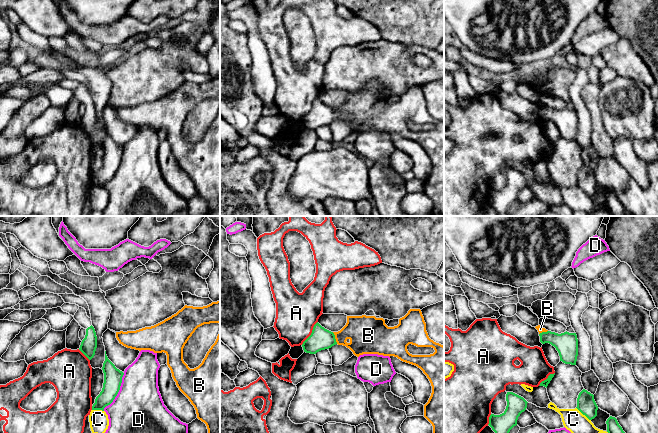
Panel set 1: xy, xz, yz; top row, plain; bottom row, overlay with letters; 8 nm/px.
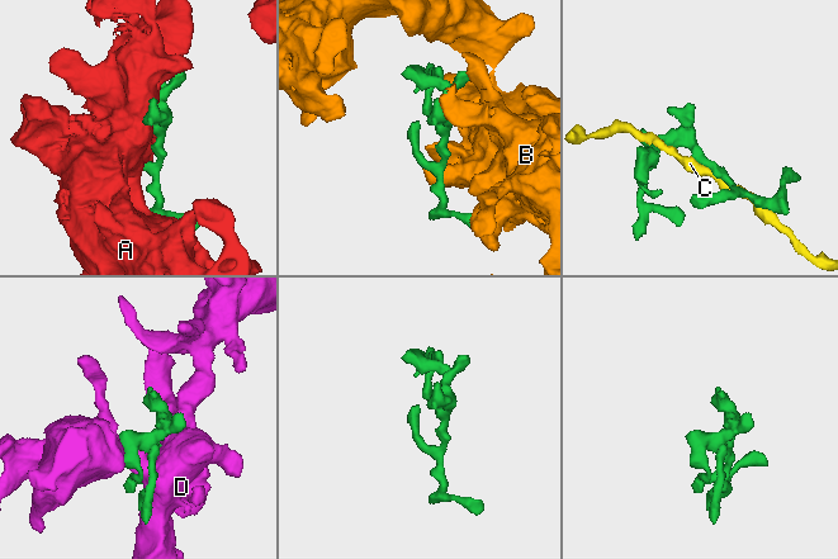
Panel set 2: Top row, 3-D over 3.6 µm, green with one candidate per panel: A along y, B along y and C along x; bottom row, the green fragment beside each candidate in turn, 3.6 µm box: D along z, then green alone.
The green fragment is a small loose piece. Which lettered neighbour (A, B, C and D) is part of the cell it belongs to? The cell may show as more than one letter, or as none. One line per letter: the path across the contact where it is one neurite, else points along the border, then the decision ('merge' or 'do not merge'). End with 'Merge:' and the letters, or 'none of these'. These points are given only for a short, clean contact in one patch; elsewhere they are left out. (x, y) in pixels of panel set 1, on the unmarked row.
A: do not merge
B: do not merge
C: do not merge
D: do not merge
Merge: none of these

